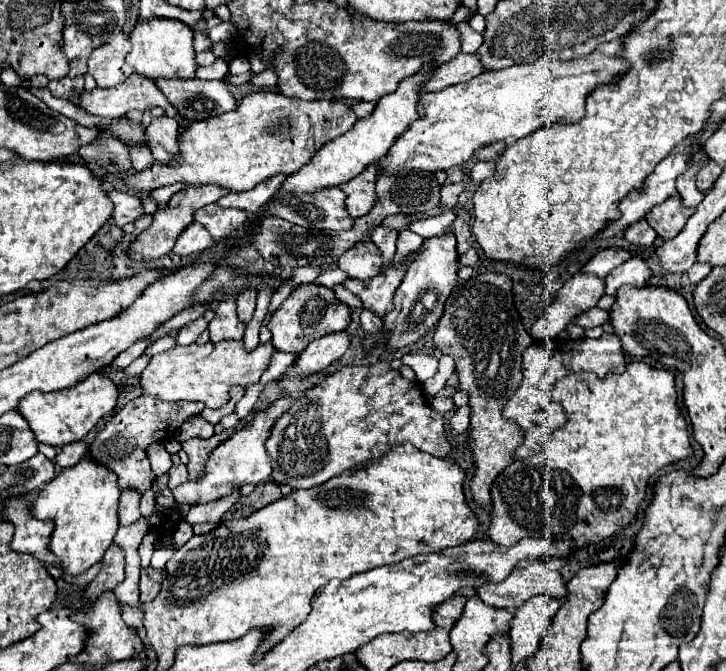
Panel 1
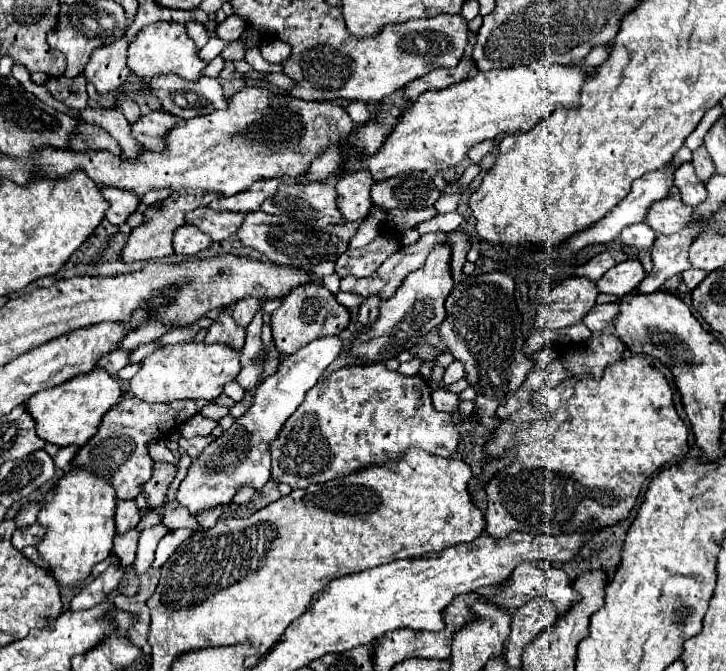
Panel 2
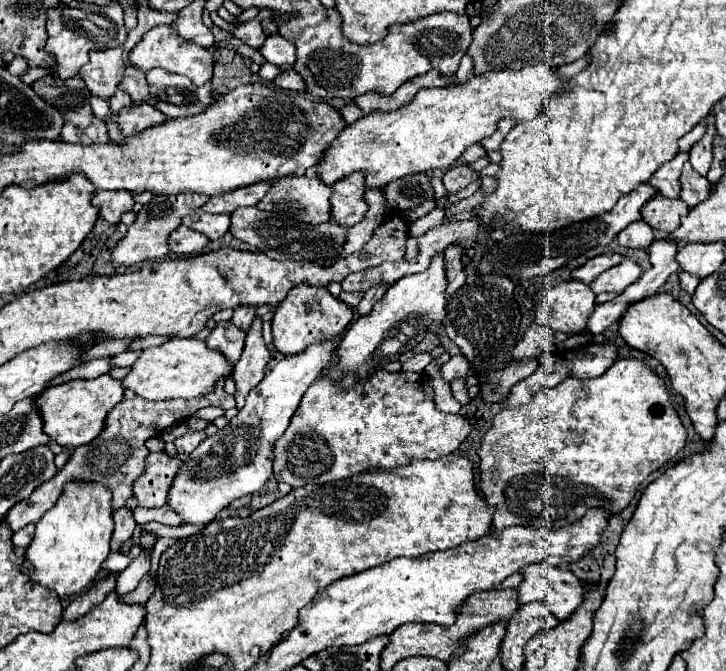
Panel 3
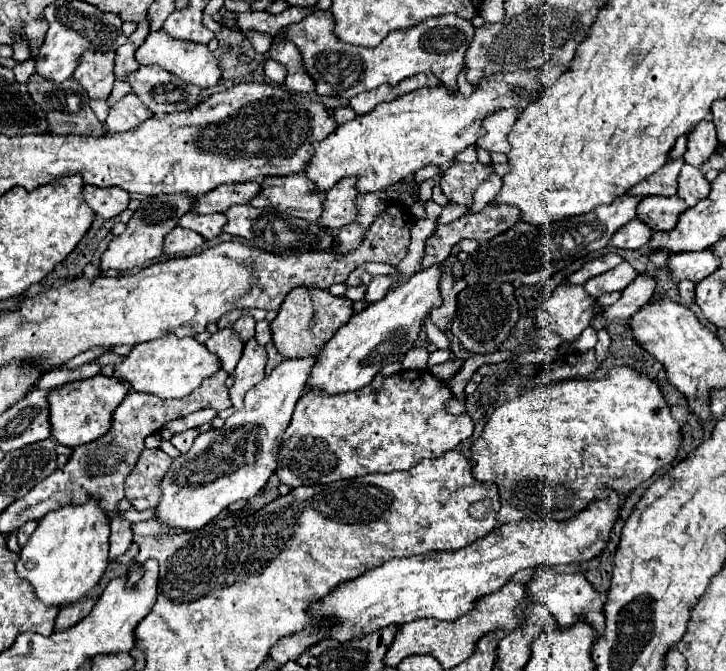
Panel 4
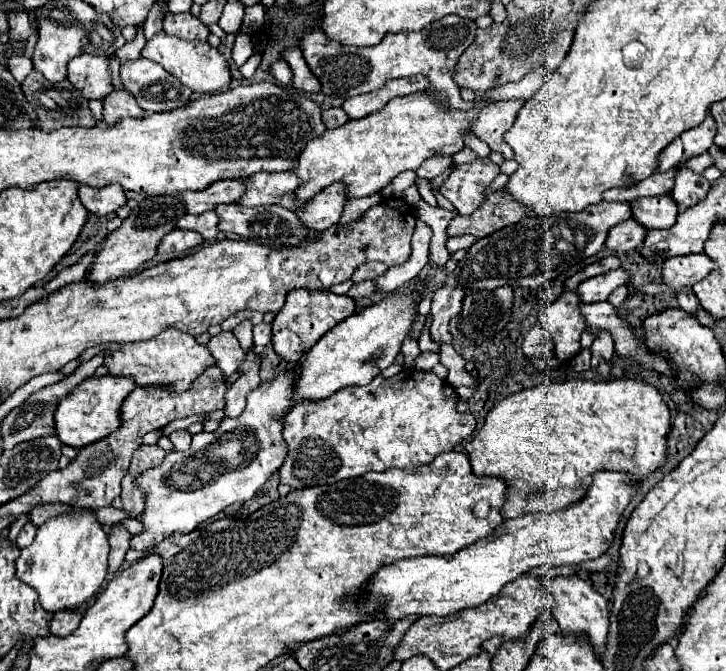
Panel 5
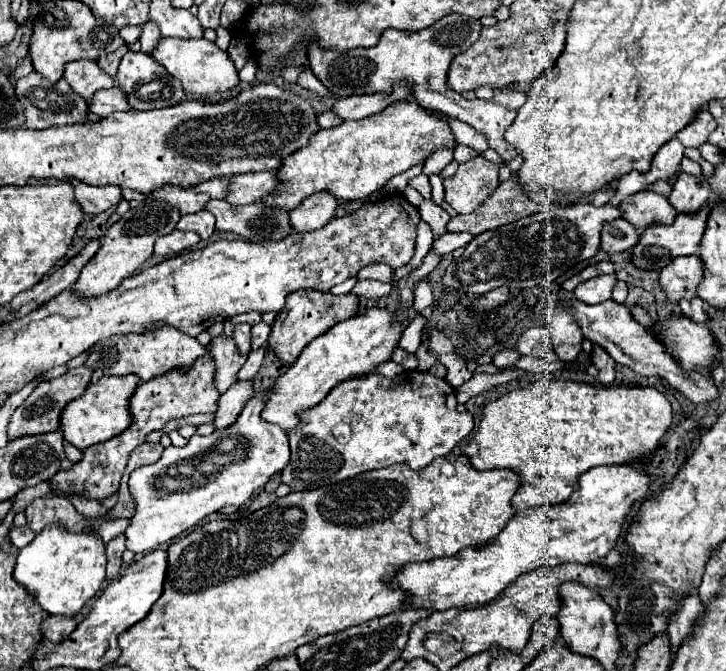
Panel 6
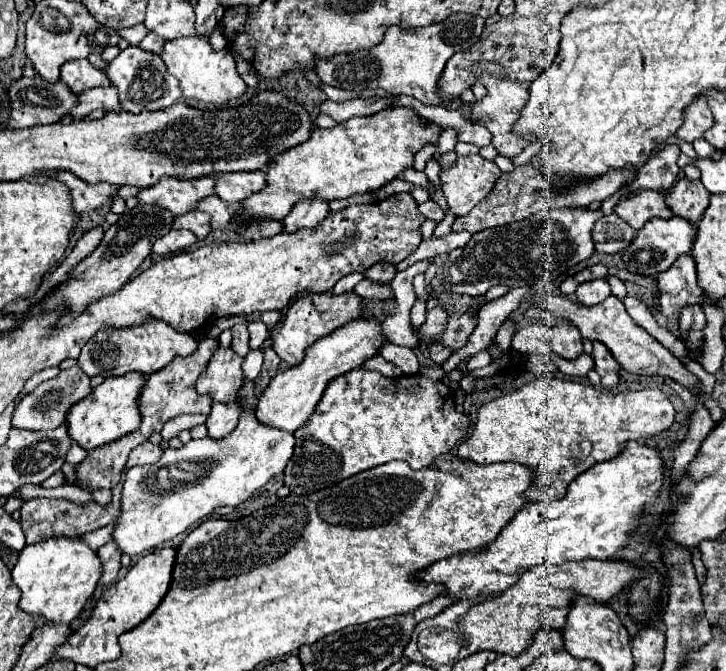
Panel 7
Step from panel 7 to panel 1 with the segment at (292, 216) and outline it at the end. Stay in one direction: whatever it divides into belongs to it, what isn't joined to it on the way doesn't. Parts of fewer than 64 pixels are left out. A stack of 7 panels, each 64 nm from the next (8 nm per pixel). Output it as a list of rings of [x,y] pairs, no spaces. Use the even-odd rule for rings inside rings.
[[[368,166],[364,172],[360,172],[356,178],[348,180],[346,184],[340,184],[342,192],[346,194],[346,210],[352,218],[360,218],[368,214],[376,202],[376,168]]]

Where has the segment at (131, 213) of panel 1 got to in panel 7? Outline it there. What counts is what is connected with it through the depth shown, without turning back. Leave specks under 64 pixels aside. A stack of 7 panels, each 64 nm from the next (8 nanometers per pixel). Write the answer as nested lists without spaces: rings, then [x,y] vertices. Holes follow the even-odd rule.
[[[44,172],[48,178],[54,178],[70,188],[72,208],[76,214],[90,212],[110,200],[112,194],[116,194],[116,186],[110,184],[88,184],[84,180],[76,180],[70,172]]]

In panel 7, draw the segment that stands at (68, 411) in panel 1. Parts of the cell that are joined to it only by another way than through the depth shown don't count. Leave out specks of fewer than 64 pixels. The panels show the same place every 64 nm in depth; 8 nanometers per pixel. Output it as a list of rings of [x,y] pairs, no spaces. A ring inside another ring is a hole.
[[[130,372],[128,376],[106,378],[100,386],[96,386],[94,392],[86,396],[86,400],[80,400],[66,416],[68,434],[72,436],[72,440],[78,442],[84,450],[94,450],[140,428],[142,416],[138,408],[138,396],[142,392],[144,382],[146,376],[140,376],[138,372]]]

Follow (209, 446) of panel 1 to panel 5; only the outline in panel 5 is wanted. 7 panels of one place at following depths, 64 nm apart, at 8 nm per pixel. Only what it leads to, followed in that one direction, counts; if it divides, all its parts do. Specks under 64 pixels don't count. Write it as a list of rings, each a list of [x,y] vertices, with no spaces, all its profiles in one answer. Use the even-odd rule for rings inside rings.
[[[178,430],[178,432],[172,432],[172,434],[170,434],[170,440],[172,440],[172,444],[174,444],[176,450],[188,450],[190,438],[192,438],[192,436],[190,436],[186,430]]]

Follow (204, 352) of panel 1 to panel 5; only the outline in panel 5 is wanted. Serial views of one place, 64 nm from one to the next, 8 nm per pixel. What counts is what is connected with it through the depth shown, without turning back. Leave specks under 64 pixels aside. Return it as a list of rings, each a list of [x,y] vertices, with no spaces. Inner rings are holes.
[[[166,328],[164,332],[160,332],[160,336],[152,340],[120,344],[120,350],[102,350],[102,354],[108,374],[132,376],[138,386],[158,384],[172,386],[174,390],[186,390],[206,366],[214,364],[214,358],[204,344],[198,344],[194,336],[184,334],[176,328]]]

